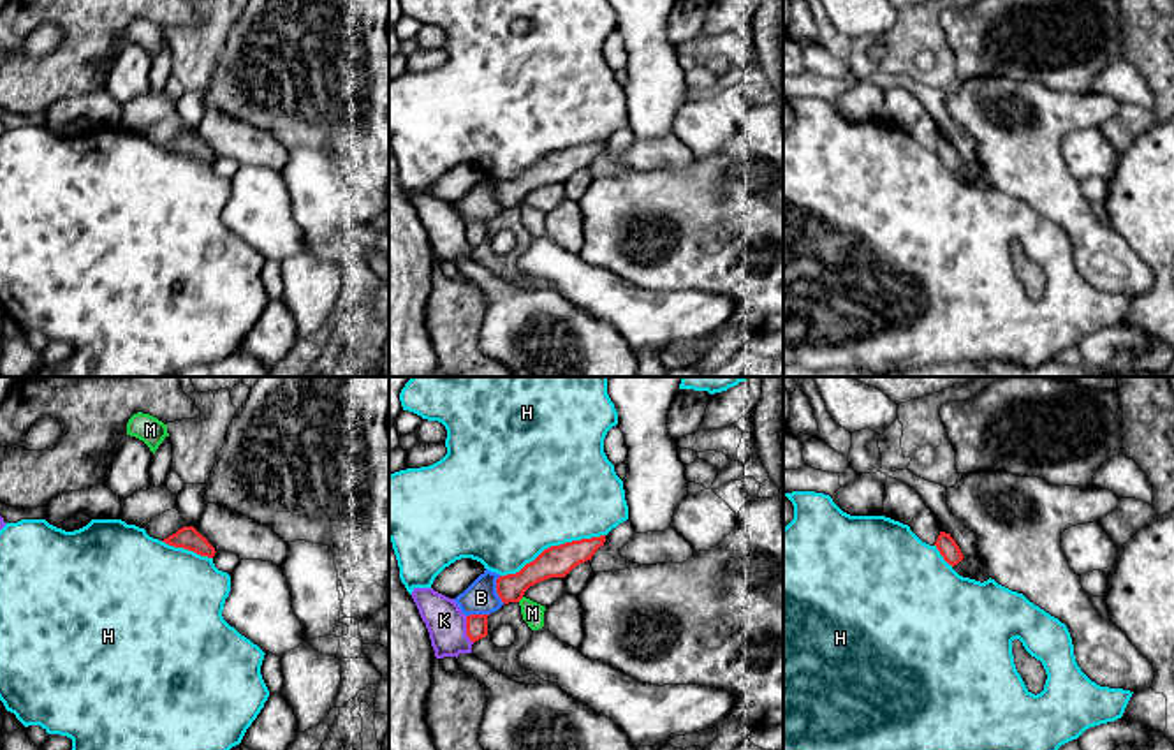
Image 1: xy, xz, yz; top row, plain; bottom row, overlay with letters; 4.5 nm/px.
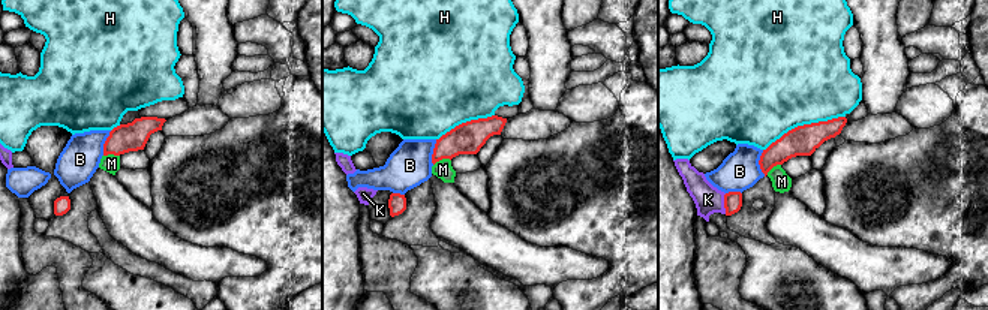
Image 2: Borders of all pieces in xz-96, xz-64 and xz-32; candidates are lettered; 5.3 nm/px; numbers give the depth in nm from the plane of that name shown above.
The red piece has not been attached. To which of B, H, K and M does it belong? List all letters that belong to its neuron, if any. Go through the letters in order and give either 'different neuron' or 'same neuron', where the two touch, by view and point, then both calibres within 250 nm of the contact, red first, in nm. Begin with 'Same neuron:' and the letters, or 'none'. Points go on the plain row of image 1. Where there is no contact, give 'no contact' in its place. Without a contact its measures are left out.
Same neuron: none
B: different neuron | xz (497, 196) | 130/150 nm
H: different neuron | xz (551, 152) | 140/500 nm
K: different neuron | xz (467, 236) | 100/180 nm
M: different neuron | xz (520, 205) | 140/100 nm

